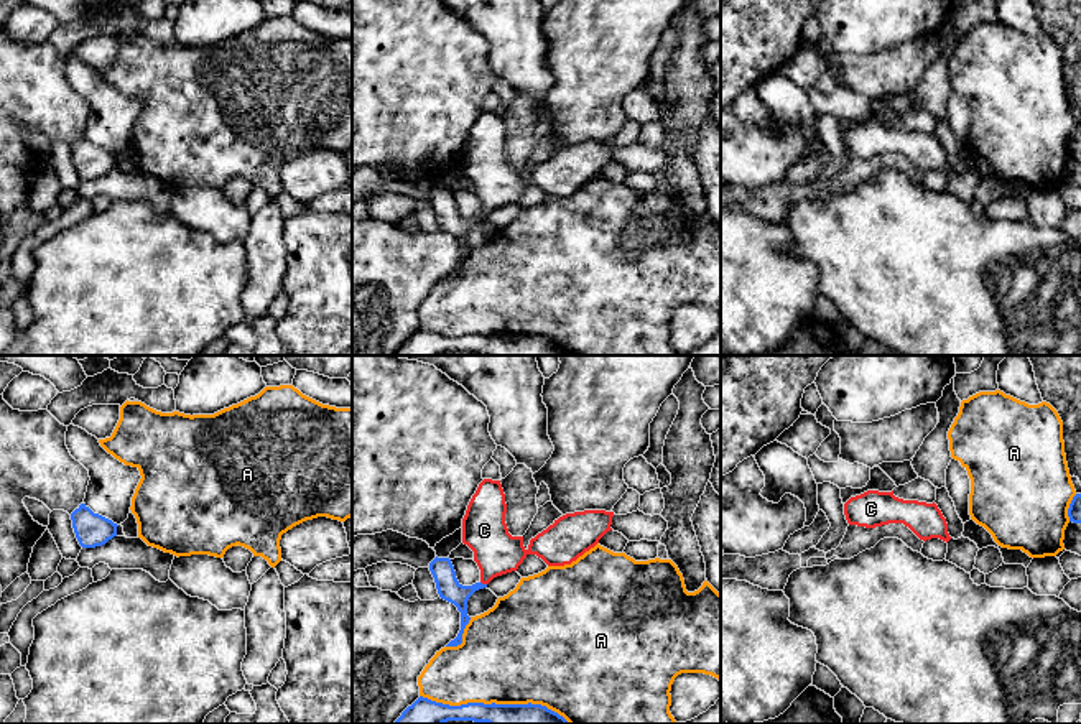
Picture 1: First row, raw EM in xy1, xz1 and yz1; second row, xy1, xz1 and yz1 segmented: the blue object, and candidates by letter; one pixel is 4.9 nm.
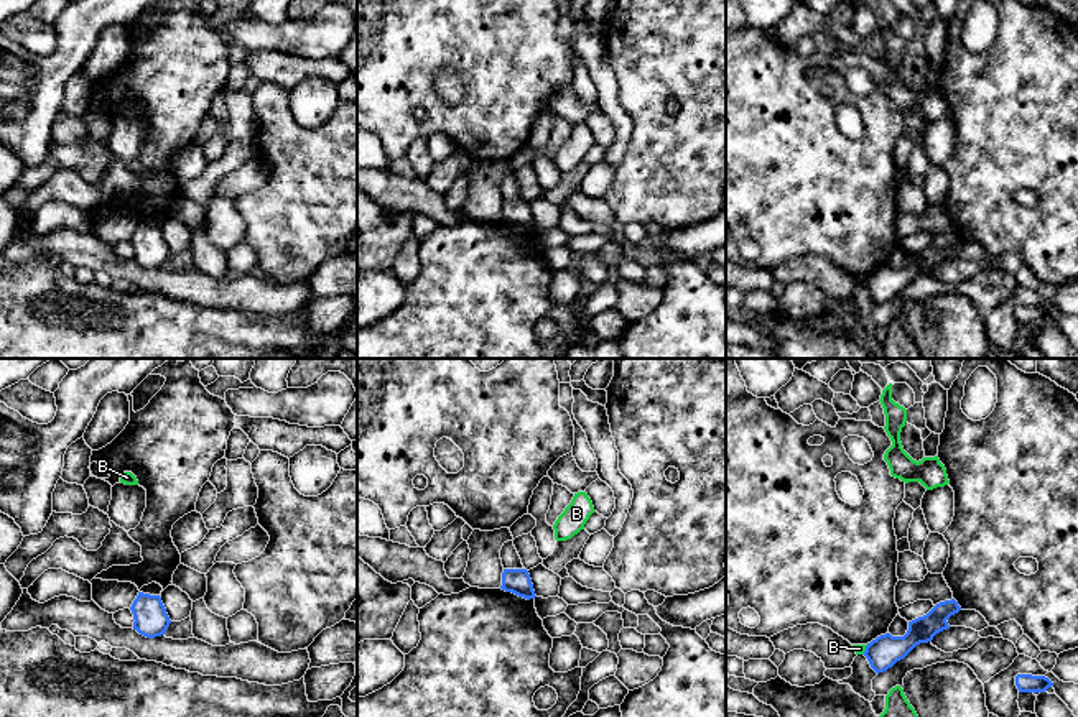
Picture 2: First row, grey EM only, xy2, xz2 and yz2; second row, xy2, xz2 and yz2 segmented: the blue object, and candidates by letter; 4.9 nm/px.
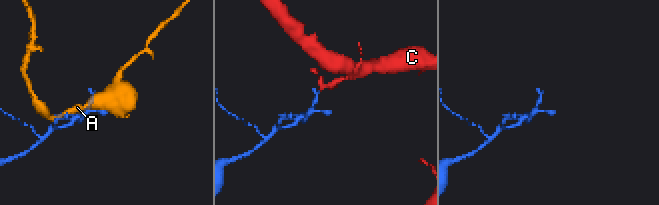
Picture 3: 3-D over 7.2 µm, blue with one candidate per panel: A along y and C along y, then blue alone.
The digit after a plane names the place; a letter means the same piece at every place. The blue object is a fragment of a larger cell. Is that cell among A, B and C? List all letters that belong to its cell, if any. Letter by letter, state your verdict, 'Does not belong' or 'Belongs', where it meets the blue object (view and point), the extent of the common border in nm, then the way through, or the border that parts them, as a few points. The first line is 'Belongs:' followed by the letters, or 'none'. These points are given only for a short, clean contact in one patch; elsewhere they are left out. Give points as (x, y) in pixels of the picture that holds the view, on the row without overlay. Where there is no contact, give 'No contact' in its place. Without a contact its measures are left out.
Belongs: C
A: Does not belong. Touches blue at xz1 (461, 269). Shared border 200 nm
B: Does not belong. Touches blue at yz2 (866, 282). Shared border 60 nm. Boundary: yz2 (868, 277), (861, 285)
C: Belongs. Touches blue at xz1 (484, 216). Shared border 40 nm. Path across: xz1 (448, 218), (473, 221), (484, 216), (496, 183)

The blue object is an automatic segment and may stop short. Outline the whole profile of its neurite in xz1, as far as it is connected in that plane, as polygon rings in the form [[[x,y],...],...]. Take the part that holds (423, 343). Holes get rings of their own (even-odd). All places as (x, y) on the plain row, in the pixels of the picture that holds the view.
[[[420,327],[393,355],[444,355],[474,352],[487,355],[569,355],[563,347],[541,336],[484,336],[449,337]]]

